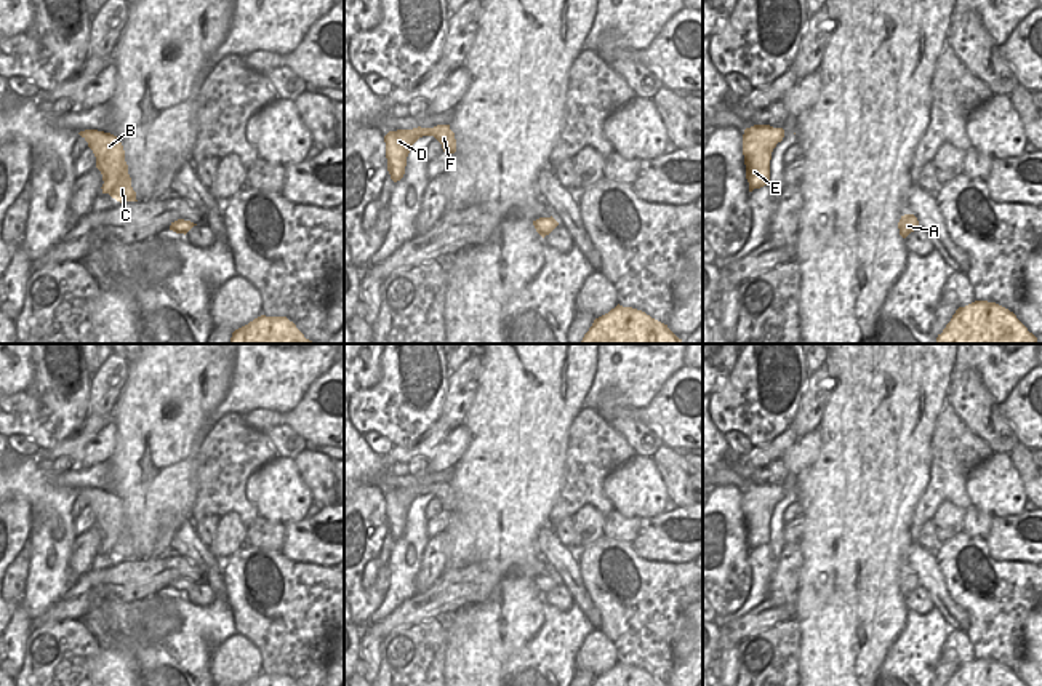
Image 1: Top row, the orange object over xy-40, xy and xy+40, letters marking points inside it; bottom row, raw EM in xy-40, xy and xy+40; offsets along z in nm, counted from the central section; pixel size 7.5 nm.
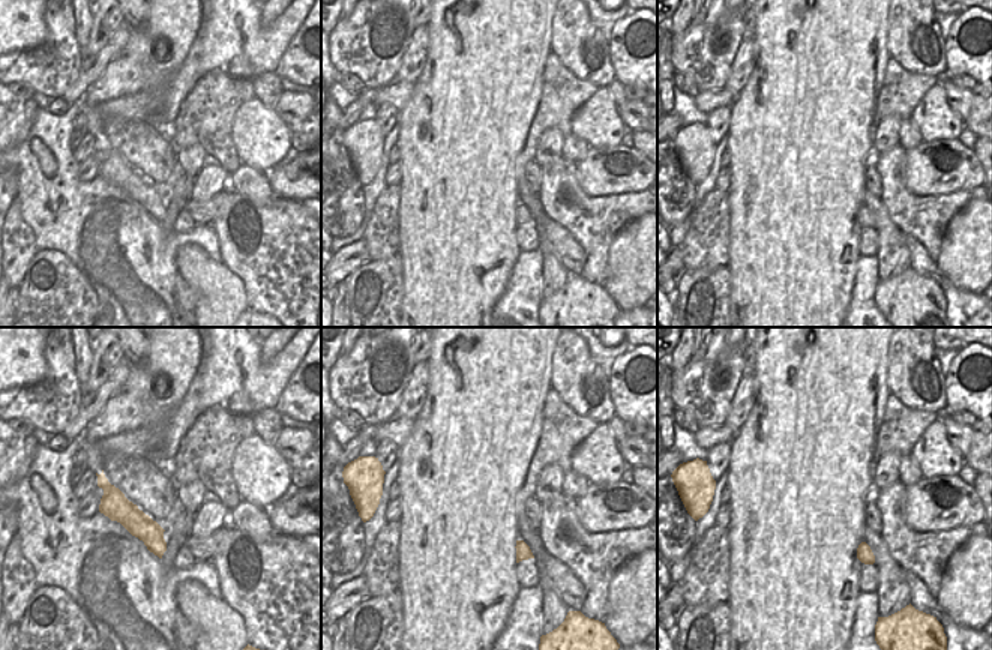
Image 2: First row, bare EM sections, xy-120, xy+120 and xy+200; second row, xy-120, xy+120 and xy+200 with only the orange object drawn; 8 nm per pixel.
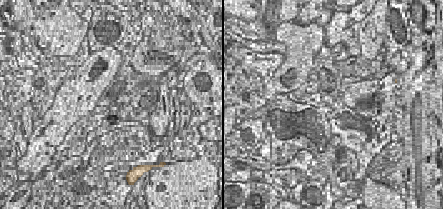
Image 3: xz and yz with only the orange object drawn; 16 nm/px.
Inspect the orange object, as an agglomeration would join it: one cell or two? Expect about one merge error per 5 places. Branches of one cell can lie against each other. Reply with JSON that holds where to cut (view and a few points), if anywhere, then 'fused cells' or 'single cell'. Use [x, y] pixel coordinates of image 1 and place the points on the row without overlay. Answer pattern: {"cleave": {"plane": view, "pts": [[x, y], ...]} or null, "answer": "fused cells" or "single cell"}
{"cleave": null, "answer": "single cell"}

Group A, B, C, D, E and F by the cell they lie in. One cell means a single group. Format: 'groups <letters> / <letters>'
groups A B C D E F

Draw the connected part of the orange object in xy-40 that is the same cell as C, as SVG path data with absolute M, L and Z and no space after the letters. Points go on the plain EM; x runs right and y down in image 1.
M85 488L78 491L96 515L96 526L102 532L102 552L109 552L117 560L138 560L131 545L125 509L120 497L110 491Z

